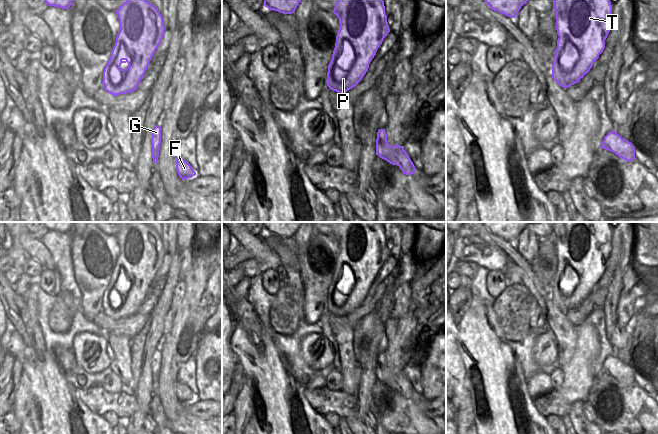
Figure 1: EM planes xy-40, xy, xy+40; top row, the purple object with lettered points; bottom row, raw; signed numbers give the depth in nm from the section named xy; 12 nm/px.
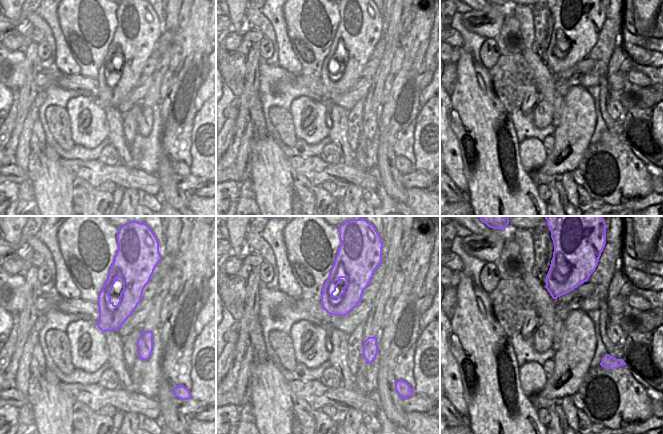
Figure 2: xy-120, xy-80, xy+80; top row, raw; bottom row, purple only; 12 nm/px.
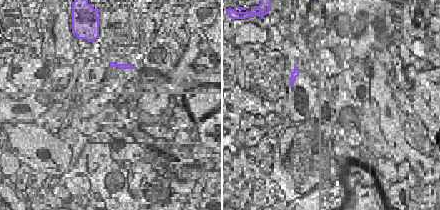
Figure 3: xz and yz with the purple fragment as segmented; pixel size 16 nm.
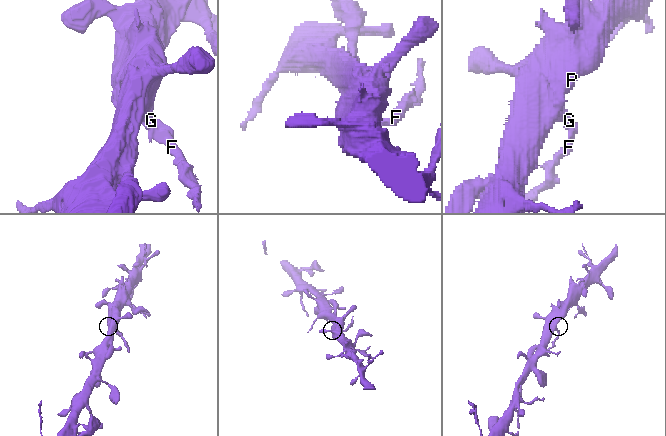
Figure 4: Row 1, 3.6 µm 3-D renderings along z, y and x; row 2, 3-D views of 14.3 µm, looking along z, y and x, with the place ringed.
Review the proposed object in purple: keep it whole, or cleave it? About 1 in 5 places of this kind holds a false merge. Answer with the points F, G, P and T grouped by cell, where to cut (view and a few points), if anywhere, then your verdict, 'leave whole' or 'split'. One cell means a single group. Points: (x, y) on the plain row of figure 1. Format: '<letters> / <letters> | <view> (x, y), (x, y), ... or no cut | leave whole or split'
F G P T | no cut | leave whole

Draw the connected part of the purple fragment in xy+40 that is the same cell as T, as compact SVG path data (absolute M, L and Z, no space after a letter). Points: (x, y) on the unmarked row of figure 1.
M552 222L559 260L552 302L568 312L587 298L605 272L612 251L609 222Z

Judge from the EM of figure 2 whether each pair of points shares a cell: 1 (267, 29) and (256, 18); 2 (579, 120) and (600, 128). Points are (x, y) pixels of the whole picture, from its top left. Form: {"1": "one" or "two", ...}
{"1": "one", "2": "two"}

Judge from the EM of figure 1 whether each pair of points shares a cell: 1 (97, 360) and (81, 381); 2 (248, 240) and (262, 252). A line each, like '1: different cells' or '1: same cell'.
1: different cells
2: same cell

